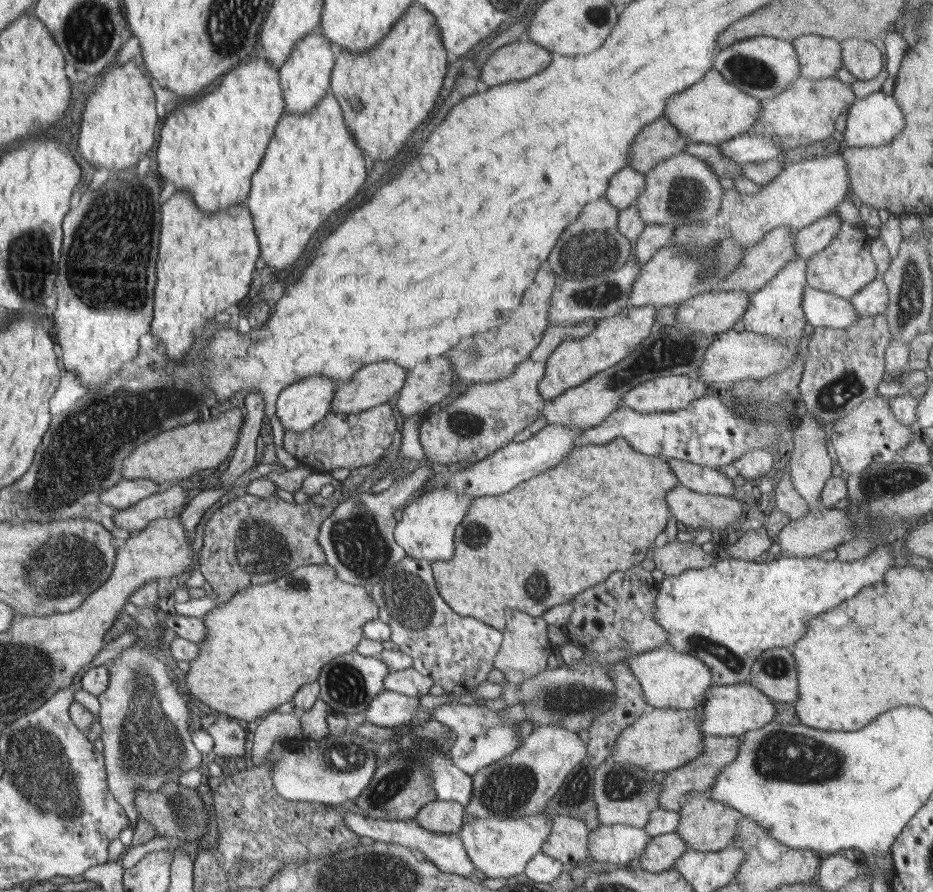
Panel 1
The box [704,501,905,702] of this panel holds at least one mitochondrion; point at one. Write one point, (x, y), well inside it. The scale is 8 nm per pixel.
(774, 666)

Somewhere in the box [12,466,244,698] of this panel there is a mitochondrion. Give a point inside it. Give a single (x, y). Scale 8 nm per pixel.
(63, 567)

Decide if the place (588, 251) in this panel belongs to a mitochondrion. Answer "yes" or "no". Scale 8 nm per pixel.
yes

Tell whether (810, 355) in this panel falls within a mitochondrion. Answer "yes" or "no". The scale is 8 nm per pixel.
no

